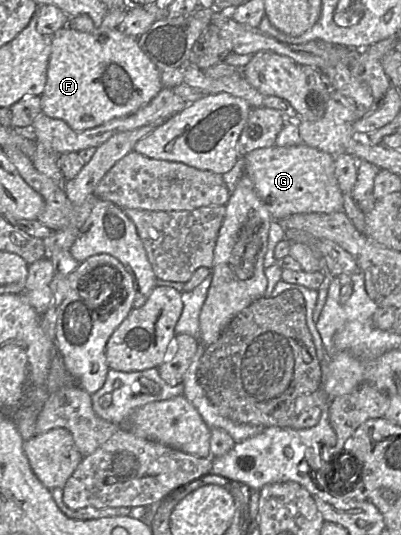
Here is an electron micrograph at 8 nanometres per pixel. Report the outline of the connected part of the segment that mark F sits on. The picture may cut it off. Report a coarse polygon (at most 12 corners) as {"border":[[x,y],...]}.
{"border":[[53,35],[42,113],[75,131],[163,88],[137,38]]}

